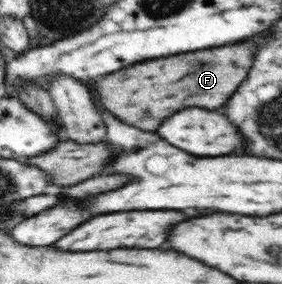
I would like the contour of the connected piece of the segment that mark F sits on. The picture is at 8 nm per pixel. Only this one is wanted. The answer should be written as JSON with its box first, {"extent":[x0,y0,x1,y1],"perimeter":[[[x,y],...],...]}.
{"extent":[88,33,265,131],"perimeter":[[[261,33],[237,45],[213,47],[205,51],[181,53],[135,63],[133,67],[125,67],[111,75],[107,74],[103,81],[97,79],[99,85],[88,89],[91,93],[97,91],[101,105],[123,123],[129,123],[143,131],[157,131],[167,117],[185,107],[203,107],[203,109],[223,107],[237,91],[237,87],[247,79],[257,47],[263,41],[265,35]]]}

